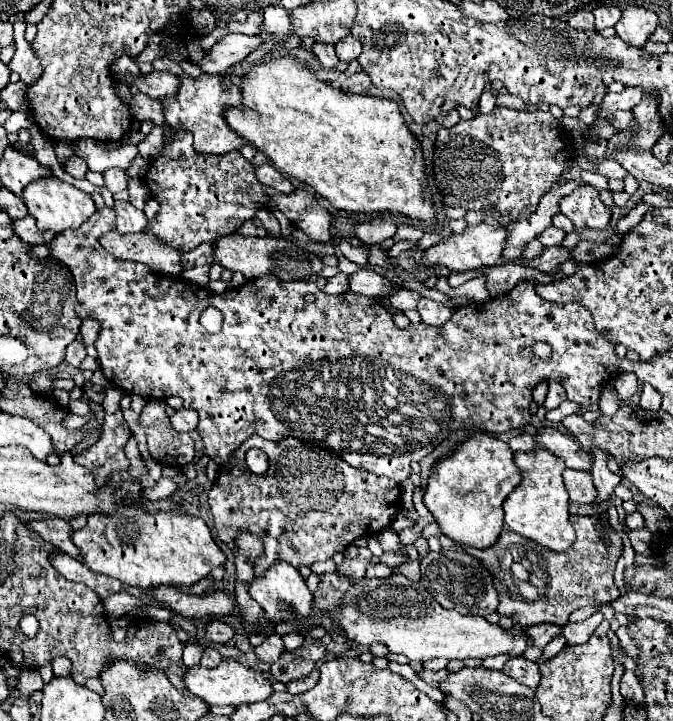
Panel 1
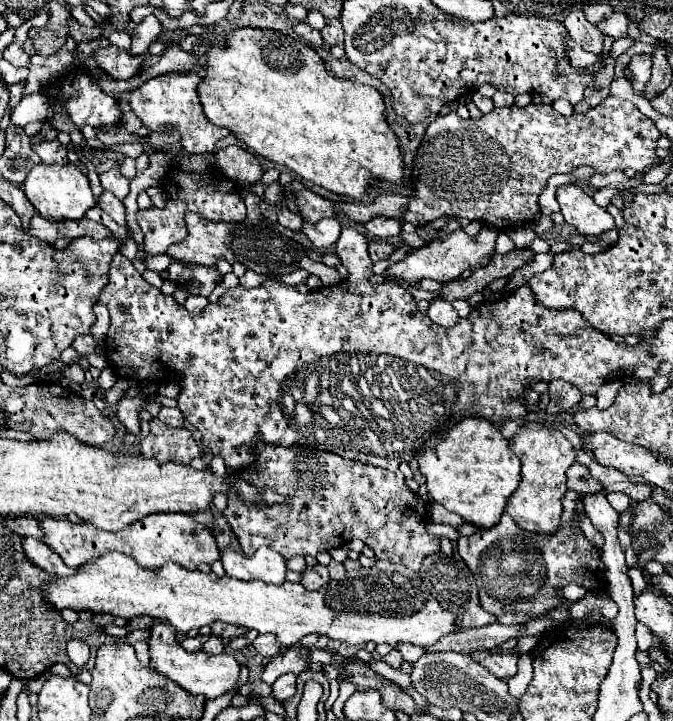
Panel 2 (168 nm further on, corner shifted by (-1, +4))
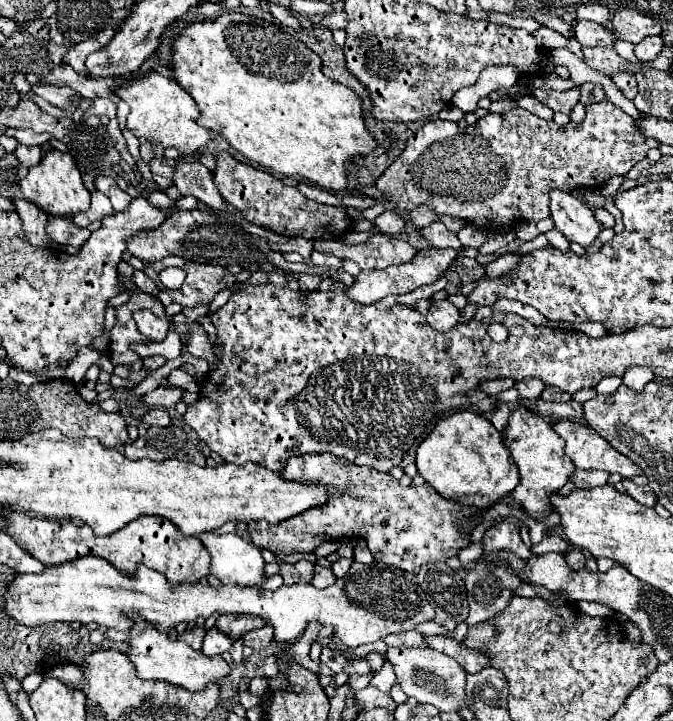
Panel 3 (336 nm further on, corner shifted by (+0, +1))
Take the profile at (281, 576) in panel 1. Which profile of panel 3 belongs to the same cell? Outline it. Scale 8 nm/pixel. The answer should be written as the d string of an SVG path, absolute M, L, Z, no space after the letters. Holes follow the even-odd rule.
M201 533L211 555L211 573L225 585L263 585L267 581L261 549L239 535ZM245 543L245 545L243 545Z

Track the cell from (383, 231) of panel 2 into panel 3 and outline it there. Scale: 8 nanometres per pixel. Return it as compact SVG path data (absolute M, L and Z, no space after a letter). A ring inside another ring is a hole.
M383 211L377 219L375 219L375 227L379 229L379 233L385 233L385 235L397 235L403 227L405 227L405 219L395 213L395 211Z

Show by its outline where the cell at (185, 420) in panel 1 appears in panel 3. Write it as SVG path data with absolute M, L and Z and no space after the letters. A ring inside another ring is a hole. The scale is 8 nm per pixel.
M153 409L153 411L147 411L143 415L143 423L157 425L157 427L167 427L167 425L171 425L171 417L165 409Z

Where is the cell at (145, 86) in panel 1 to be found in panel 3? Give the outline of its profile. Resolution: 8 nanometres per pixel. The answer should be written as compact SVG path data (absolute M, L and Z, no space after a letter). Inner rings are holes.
M87 39L87 41L77 43L73 49L69 49L69 53L63 57L63 61L69 63L77 73L85 75L85 73L89 73L89 71L85 69L85 59L87 59L87 55L91 55L93 51L101 51L101 49L105 49L103 43L99 43L97 39Z

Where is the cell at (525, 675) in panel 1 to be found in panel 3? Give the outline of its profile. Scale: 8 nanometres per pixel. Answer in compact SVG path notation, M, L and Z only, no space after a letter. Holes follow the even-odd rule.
M427 637L429 647L453 657L467 673L479 673L485 667L491 667L489 653L481 653L477 649L469 649L463 643L455 641L453 637Z

